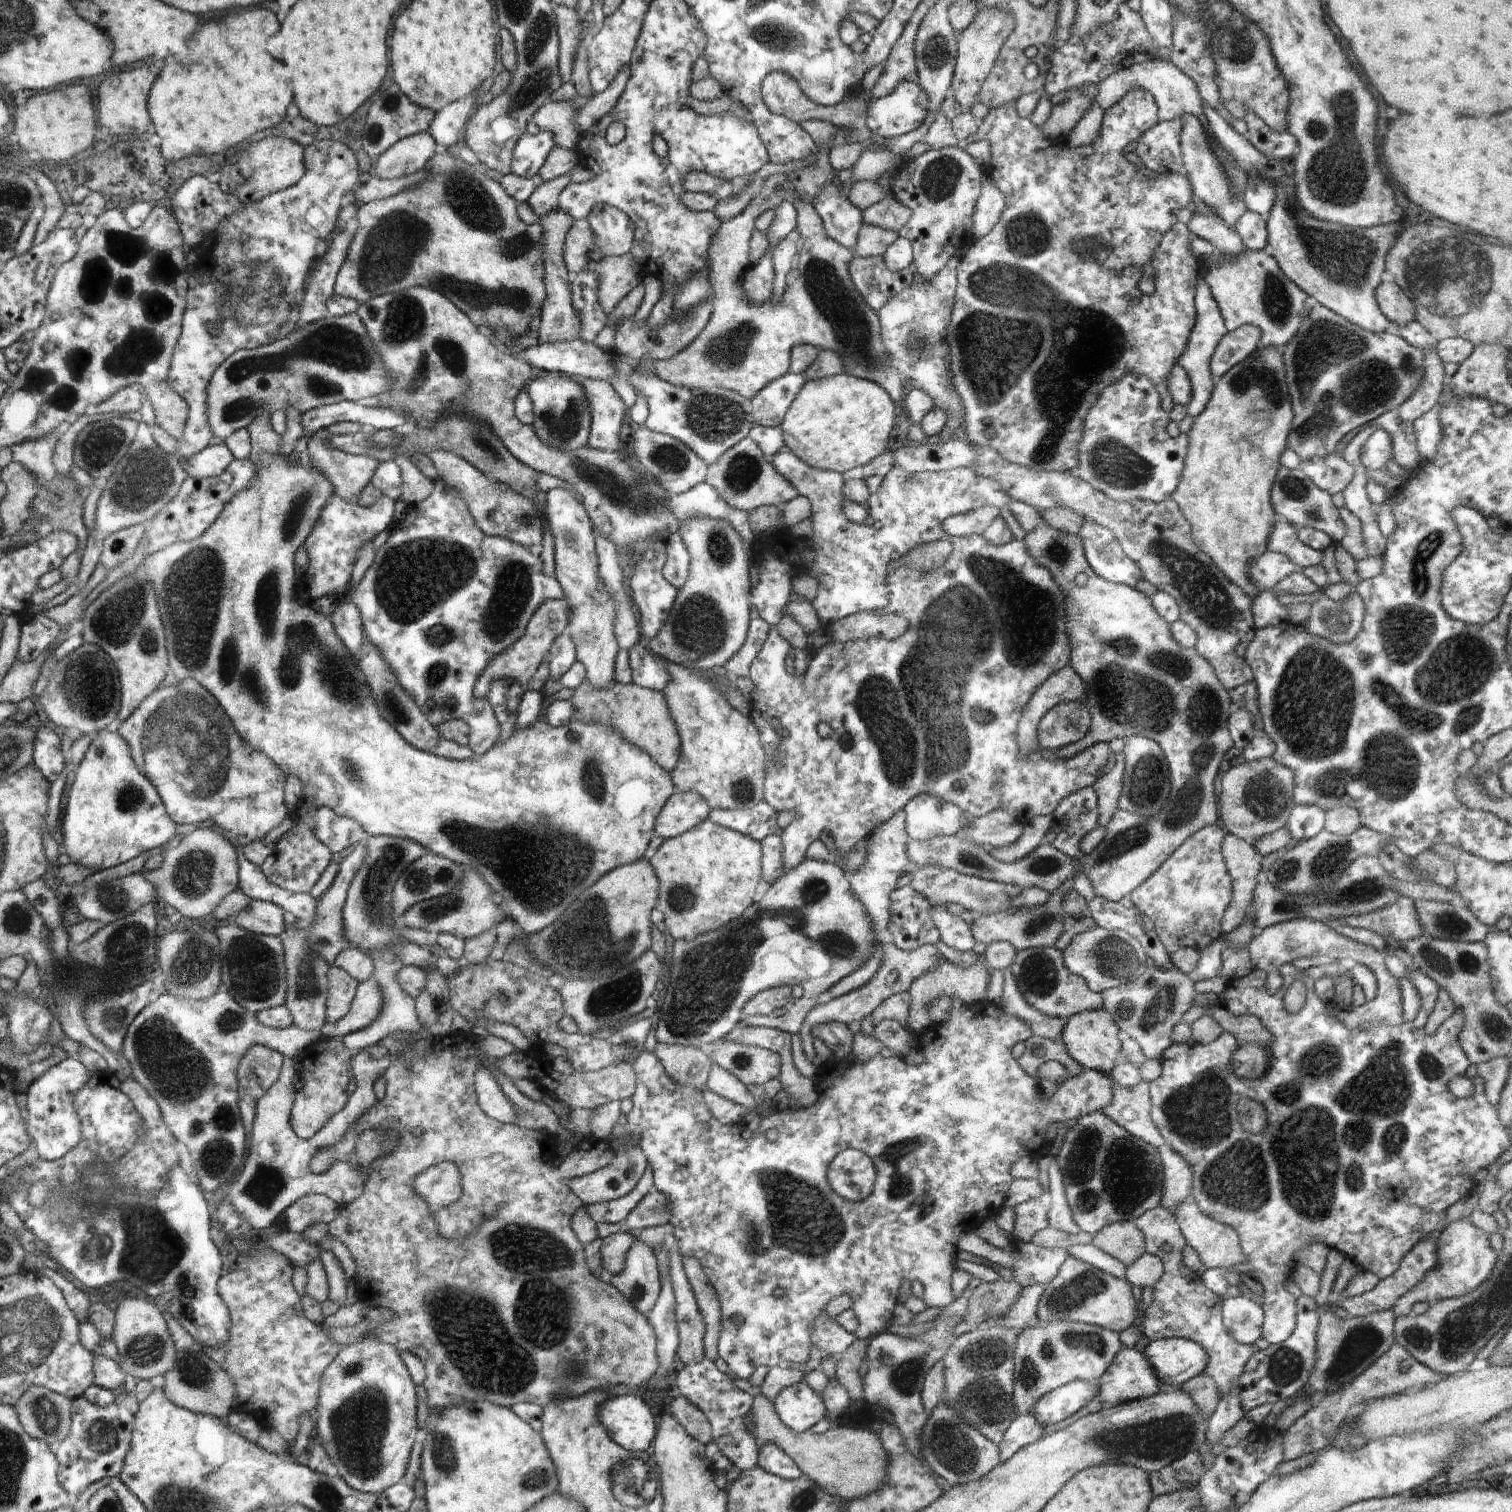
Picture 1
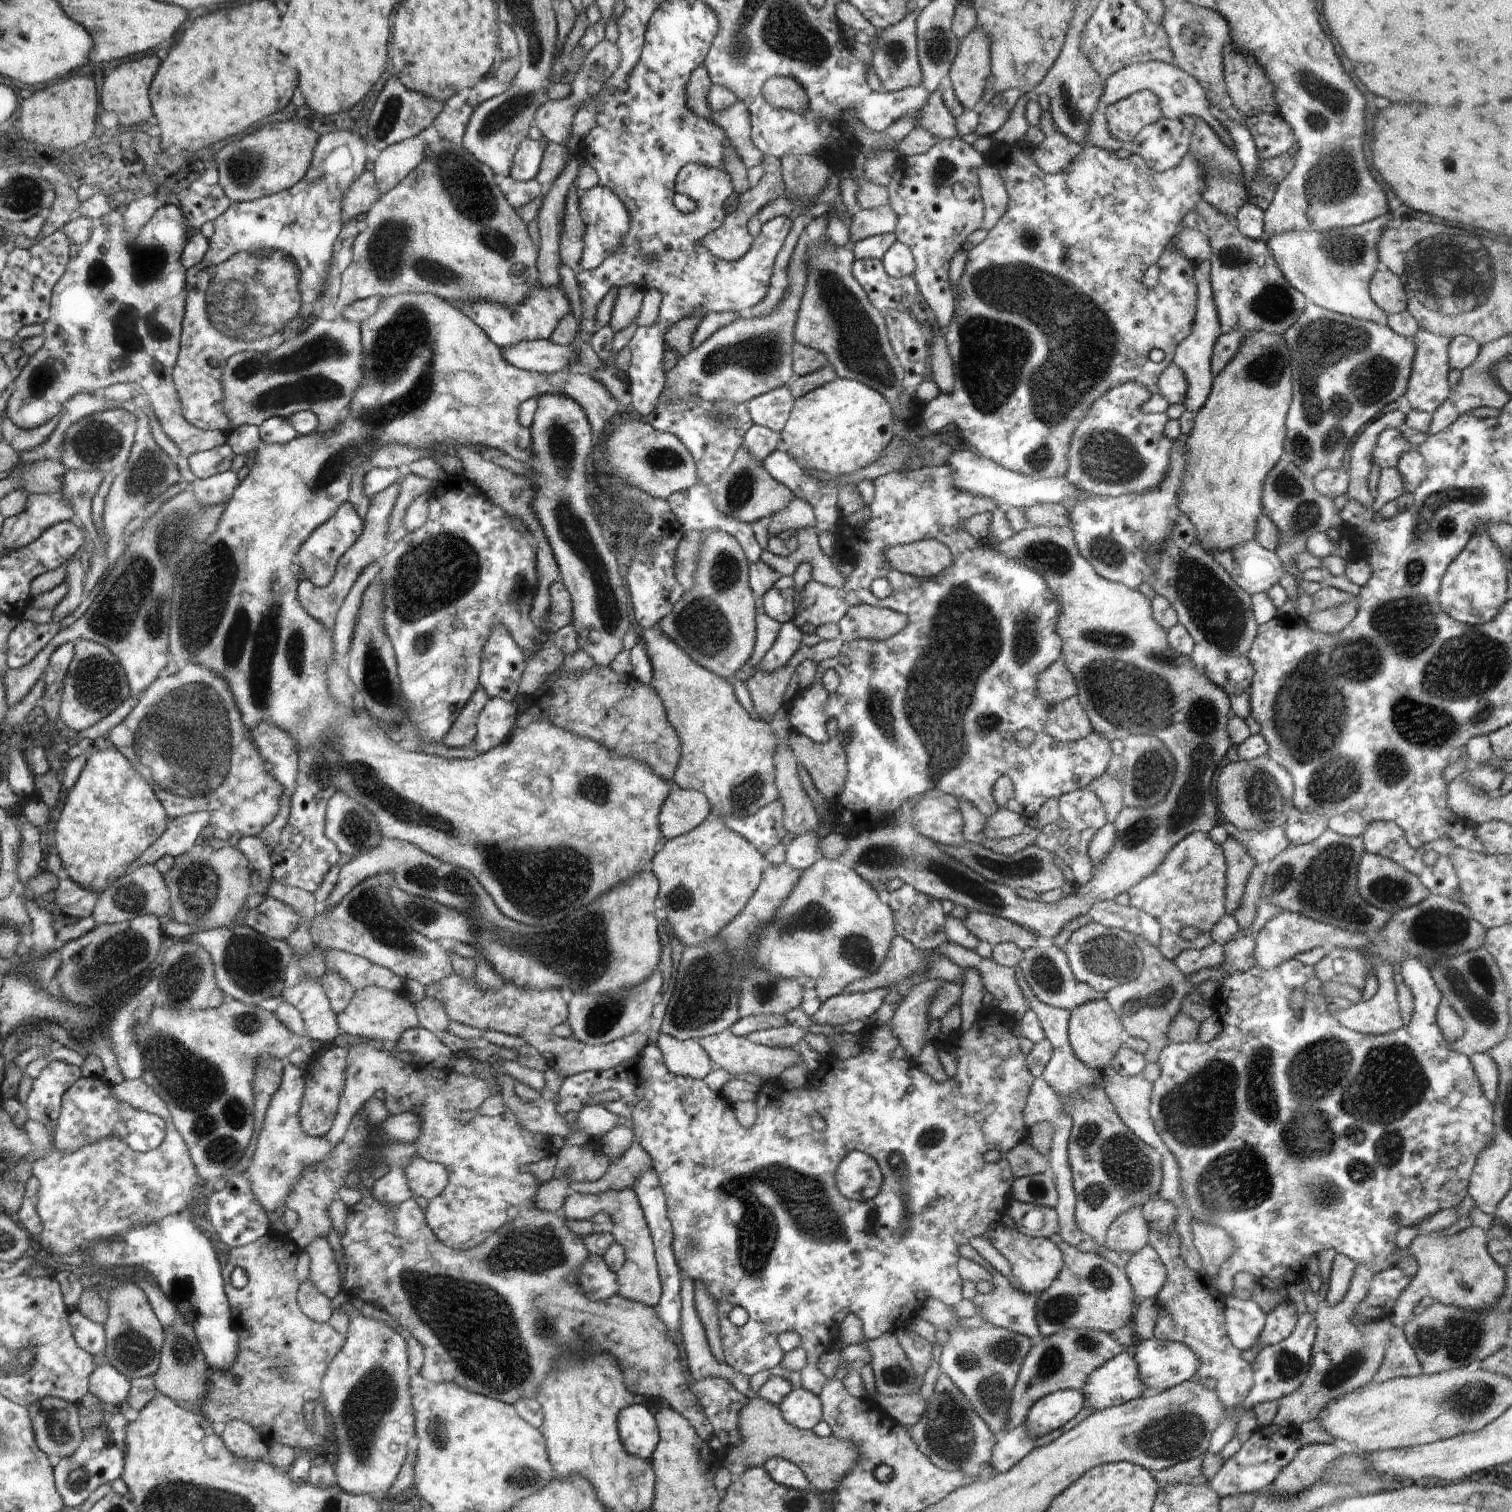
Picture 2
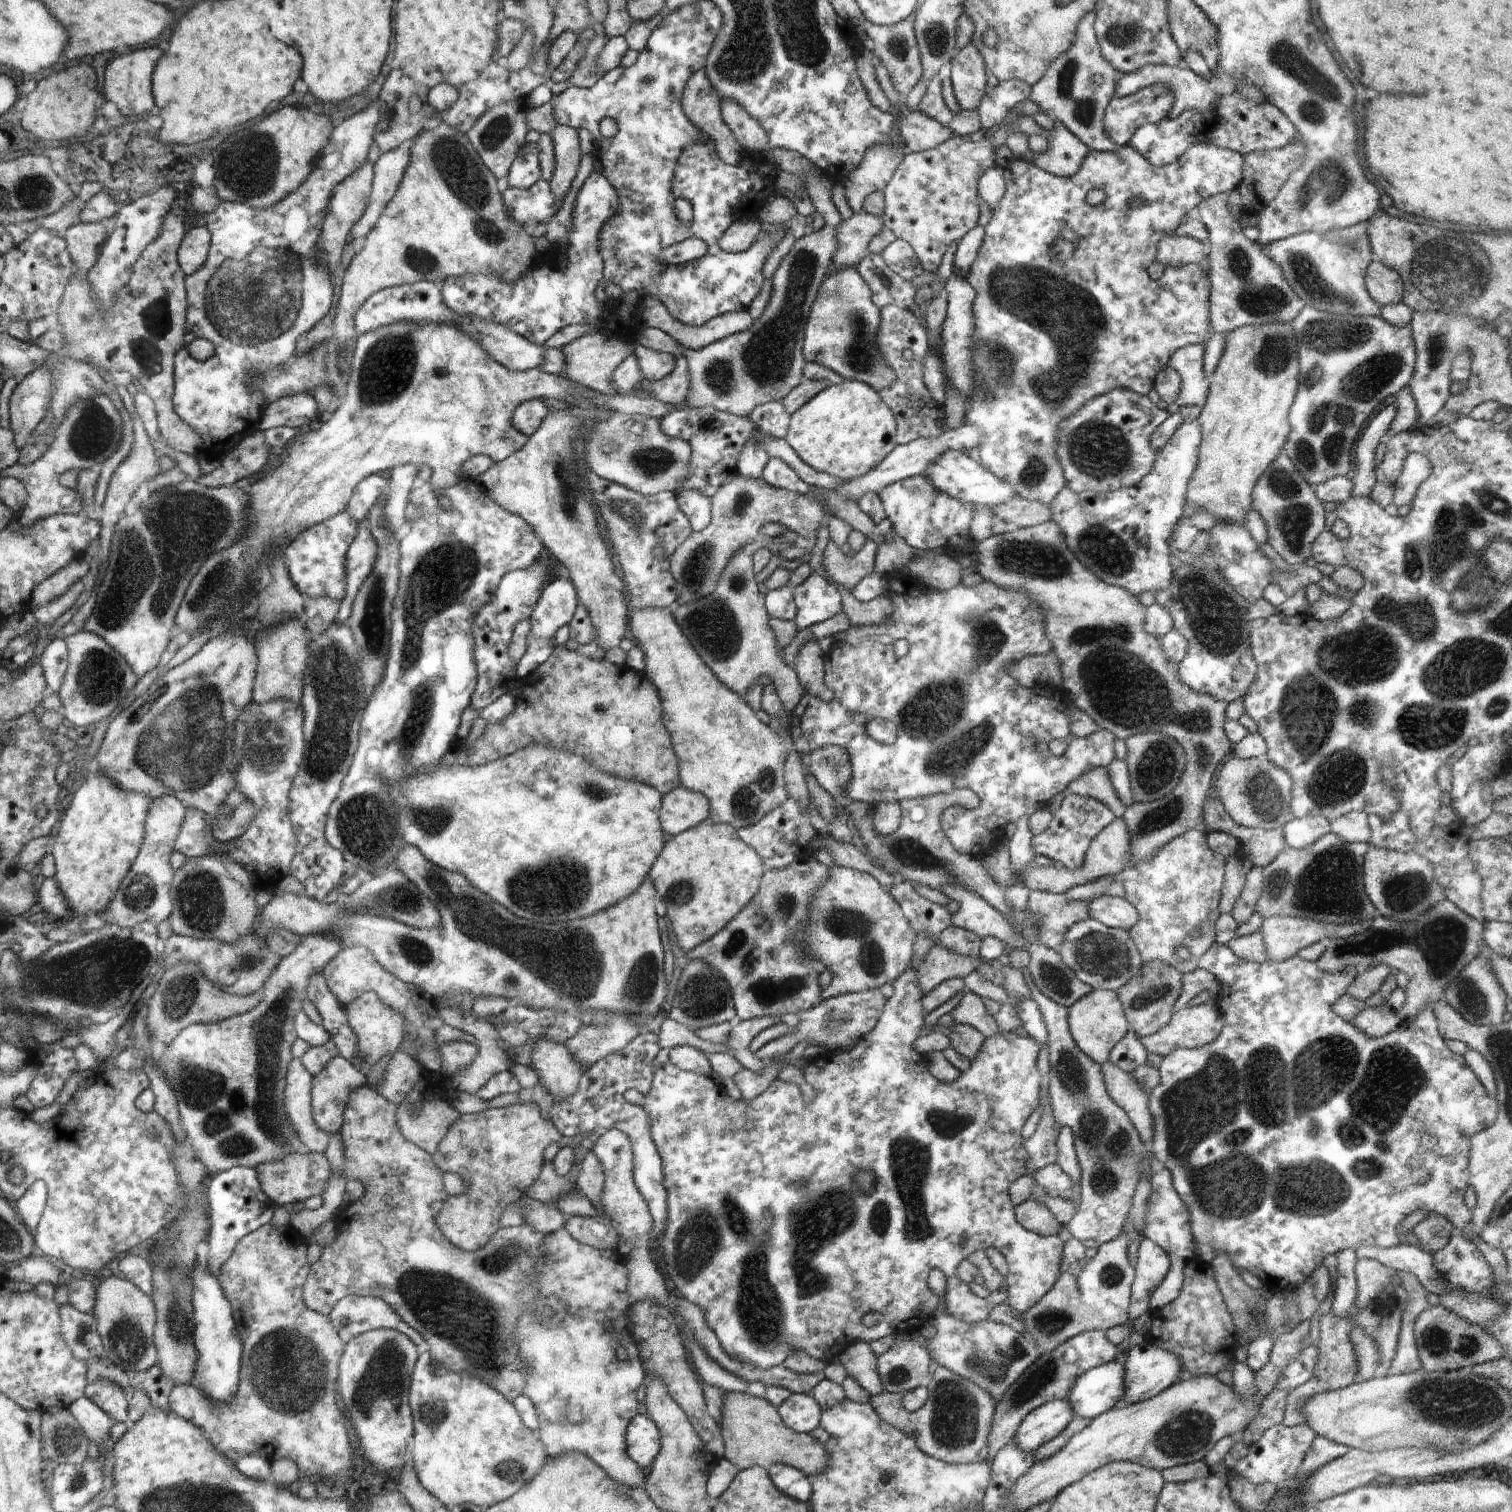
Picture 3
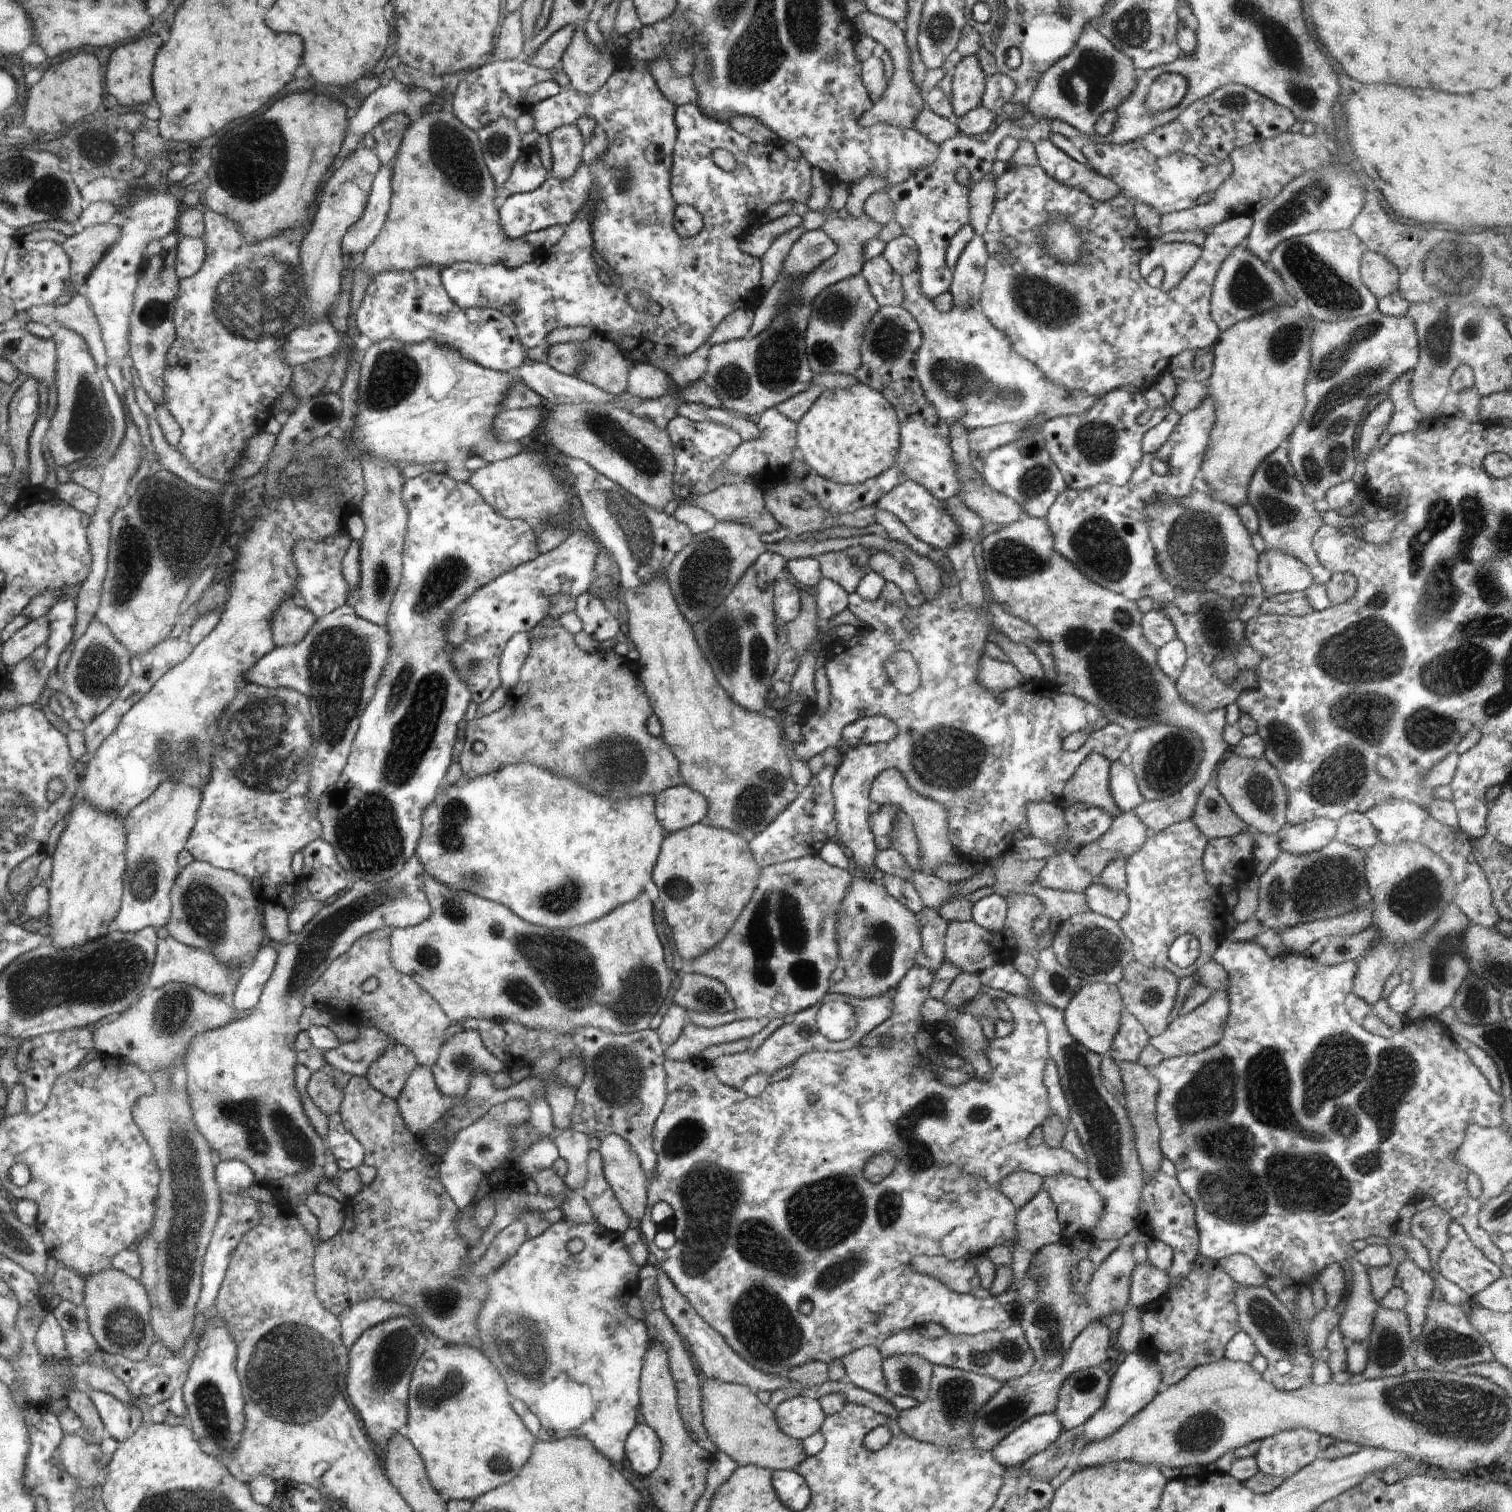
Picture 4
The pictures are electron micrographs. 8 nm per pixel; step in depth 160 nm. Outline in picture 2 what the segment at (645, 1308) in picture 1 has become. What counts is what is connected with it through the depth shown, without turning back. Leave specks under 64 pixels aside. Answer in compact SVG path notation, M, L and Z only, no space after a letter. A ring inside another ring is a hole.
M608 1189L598 1194L570 1191L560 1211L565 1215L565 1223L569 1231L582 1240L586 1240L586 1236L590 1236L590 1233L599 1233L610 1228L615 1242L624 1248L625 1253L624 1266L617 1273L618 1284L620 1284L618 1296L650 1307L658 1305L661 1276L658 1276L656 1270L655 1245L652 1244L651 1230L646 1226L647 1220L644 1220L645 1211L641 1207L640 1198L633 1189Z

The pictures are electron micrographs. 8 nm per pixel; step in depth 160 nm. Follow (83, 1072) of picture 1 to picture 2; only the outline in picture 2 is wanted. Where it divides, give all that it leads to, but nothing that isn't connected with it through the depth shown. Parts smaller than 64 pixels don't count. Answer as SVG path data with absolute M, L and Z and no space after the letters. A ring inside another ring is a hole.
M51 1061L32 1082L26 1113L32 1122L44 1124L53 1135L66 1090L82 1077L81 1068L63 1061Z

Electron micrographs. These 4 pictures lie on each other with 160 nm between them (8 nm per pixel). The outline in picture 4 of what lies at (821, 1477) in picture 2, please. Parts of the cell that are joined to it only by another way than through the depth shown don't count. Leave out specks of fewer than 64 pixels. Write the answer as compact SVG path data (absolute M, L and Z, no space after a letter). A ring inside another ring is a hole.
M707 1378L701 1407L709 1437L737 1465L756 1465L771 1471L794 1471L808 1457L802 1448L802 1441L780 1430L775 1412L749 1386Z

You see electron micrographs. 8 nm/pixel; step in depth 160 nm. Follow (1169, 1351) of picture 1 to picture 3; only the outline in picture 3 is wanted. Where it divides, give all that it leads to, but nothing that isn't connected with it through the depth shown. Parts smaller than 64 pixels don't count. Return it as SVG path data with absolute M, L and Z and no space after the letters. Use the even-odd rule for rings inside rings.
M1135 1338L1135 1343L1128 1352L1124 1368L1123 1393L1119 1405L1125 1407L1126 1405L1148 1400L1166 1390L1170 1385L1174 1385L1178 1380L1181 1362L1177 1356L1154 1346L1146 1338Z

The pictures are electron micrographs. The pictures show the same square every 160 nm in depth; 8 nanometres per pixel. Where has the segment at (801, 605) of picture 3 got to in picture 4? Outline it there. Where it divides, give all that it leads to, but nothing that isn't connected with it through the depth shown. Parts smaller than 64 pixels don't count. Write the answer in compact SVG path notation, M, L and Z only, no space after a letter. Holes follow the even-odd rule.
M904 481L903 483L898 483L890 492L887 492L884 496L880 497L880 500L875 506L875 522L882 524L886 532L889 534L889 538L894 541L901 542L904 545L907 545L908 548L911 548L919 556L924 556L924 558L929 558L932 562L940 568L943 573L945 573L944 580L945 583L943 587L938 592L938 598L932 598L932 600L925 599L921 605L917 607L911 607L906 604L905 607L899 607L898 605L891 605L890 602L887 602L885 599L880 598L879 591L882 586L882 580L877 572L871 571L869 574L864 575L859 580L859 585L856 587L854 592L848 594L842 586L840 586L836 581L822 577L820 582L815 586L818 590L815 599L818 605L819 618L821 620L829 620L833 616L836 616L844 608L850 609L850 612L862 622L862 626L858 628L856 634L843 643L844 652L835 656L831 660L826 660L823 664L824 672L826 678L828 679L830 685L830 704L828 710L825 713L820 713L814 702L806 702L803 710L800 713L801 716L801 727L800 734L801 740L798 743L793 744L793 749L795 750L796 756L802 760L808 762L812 757L817 754L821 754L827 747L839 747L841 743L841 732L842 729L851 722L862 718L863 716L874 716L882 715L887 716L888 719L893 720L894 724L899 728L899 731L896 733L896 736L890 740L889 743L876 743L876 744L861 744L852 748L846 752L837 768L836 774L833 778L833 783L831 786L833 796L835 798L835 819L837 822L837 839L840 841L834 843L834 841L828 841L823 847L819 848L818 855L822 860L825 860L828 864L831 864L835 867L840 867L841 869L853 869L855 872L858 872L860 875L868 874L868 878L872 879L871 876L876 872L877 866L875 865L875 856L877 850L888 849L891 846L891 840L893 839L893 832L895 831L895 826L897 825L897 816L898 810L900 810L896 805L881 805L874 806L872 805L871 799L869 798L869 790L871 789L871 784L874 782L874 779L882 772L884 769L895 768L902 773L902 776L906 779L906 782L922 796L931 798L941 804L944 807L944 810L947 812L947 827L948 827L948 838L950 842L958 850L959 854L966 856L971 863L974 862L986 862L990 863L992 859L1002 856L1004 852L1007 852L1009 849L1014 850L1014 840L1018 840L1014 837L1014 831L1020 830L1025 834L1025 836L1030 836L1029 824L1027 821L1027 808L1030 803L1037 802L1047 802L1047 803L1058 803L1062 799L1062 790L1064 790L1066 782L1072 778L1074 772L1080 763L1088 756L1090 753L1100 753L1101 755L1106 756L1110 762L1118 761L1119 756L1127 750L1129 747L1130 736L1128 733L1116 723L1108 723L1107 716L1103 715L1103 712L1092 703L1086 702L1083 698L1076 696L1075 694L1068 693L1058 693L1058 685L1055 681L1049 680L1046 677L1037 684L1036 686L1022 687L1018 685L1017 687L1011 688L1009 691L1004 691L998 697L992 691L988 691L987 688L979 682L978 676L978 667L979 660L984 655L984 646L987 641L987 636L990 631L998 631L1004 636L1007 636L1012 642L1015 643L1024 643L1027 644L1026 639L1038 639L1040 638L1038 631L1027 622L1024 622L1021 618L1012 616L1009 612L1006 612L1003 609L1001 604L994 602L992 606L986 606L982 611L978 611L975 608L972 608L962 597L961 592L959 591L959 580L953 572L948 574L943 565L946 565L949 562L949 558L945 553L945 549L948 547L958 544L962 539L961 530L959 529L958 523L955 521L955 518L948 512L946 508L945 501L939 501L935 499L934 496L930 494L923 486L920 486L918 483L912 481ZM904 619L910 619L911 626L906 627L903 624ZM896 651L908 651L914 657L916 664L919 666L919 673L921 676L920 686L912 692L912 694L905 695L901 692L898 692L898 689L893 685L893 682L889 679L886 669L884 668L884 660L888 658L892 653ZM1086 731L1090 733L1087 736L1087 741L1077 750L1077 751L1067 751L1062 747L1062 740L1066 738L1069 734L1074 734L1074 732ZM841 846L848 846L852 850L852 860L846 857L846 854L842 851ZM994 893L978 900L971 910L973 921L989 931L1000 931L1009 916L1007 899Z

